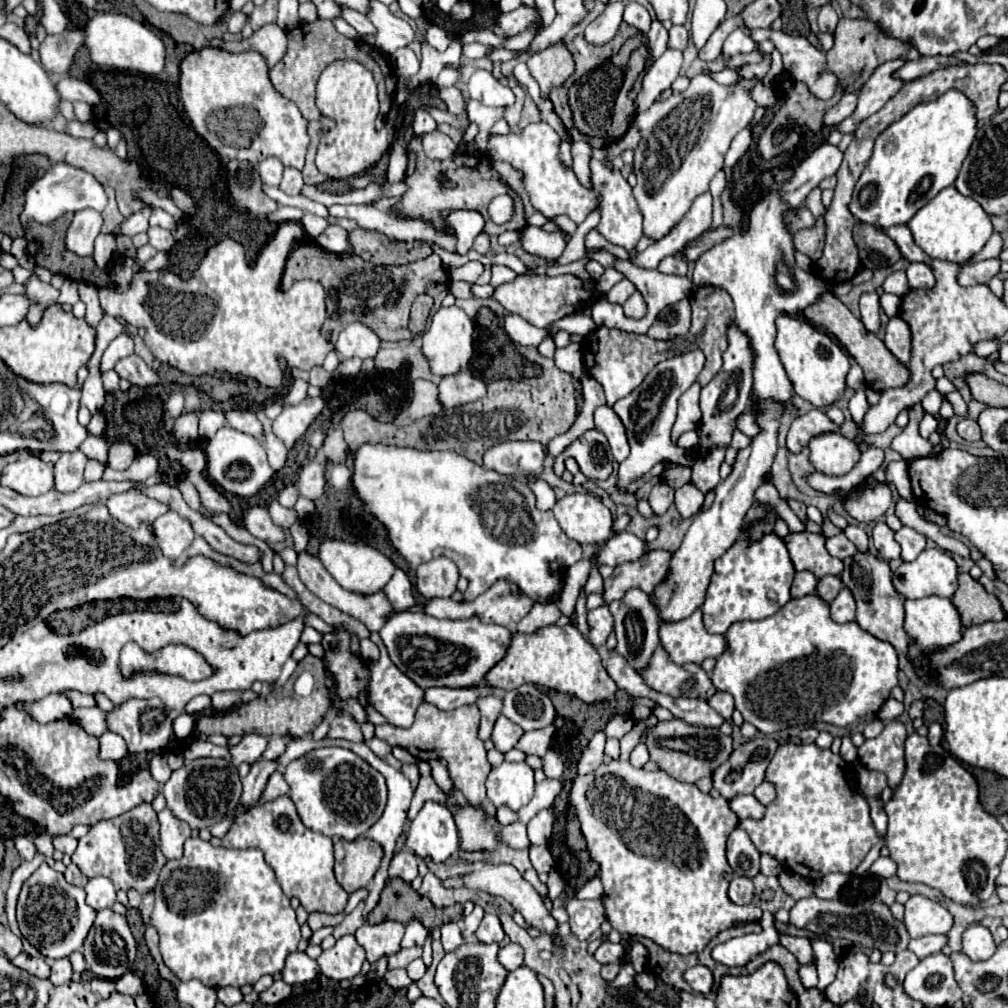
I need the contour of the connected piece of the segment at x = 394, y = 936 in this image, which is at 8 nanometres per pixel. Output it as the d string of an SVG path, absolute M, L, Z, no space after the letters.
M388 920L388 922L376 924L376 926L364 924L362 928L358 928L358 932L354 936L356 936L358 944L366 950L368 962L376 964L380 958L398 954L402 950L400 942L402 942L404 930L406 930L406 924Z

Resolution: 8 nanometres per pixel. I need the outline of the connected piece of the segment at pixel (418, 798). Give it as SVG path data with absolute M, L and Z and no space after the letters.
M420 762L418 768L420 768L422 778L420 778L420 784L418 784L416 792L414 792L414 800L412 800L410 810L408 810L408 822L414 820L414 816L416 816L418 810L422 808L422 804L428 802L428 800L436 800L436 802L442 802L444 806L448 806L446 796L440 792L440 788L436 786L434 778L430 776L430 768L428 768L428 764L426 764L426 762Z

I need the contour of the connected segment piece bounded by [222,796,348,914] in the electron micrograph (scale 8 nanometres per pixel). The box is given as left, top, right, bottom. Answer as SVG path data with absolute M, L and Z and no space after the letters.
M280 796L262 806L250 808L238 816L228 834L222 838L224 848L260 848L266 864L274 870L278 884L288 898L296 896L306 912L340 914L348 902L348 892L334 878L334 854L332 840L320 832L308 830L294 802L288 796Z

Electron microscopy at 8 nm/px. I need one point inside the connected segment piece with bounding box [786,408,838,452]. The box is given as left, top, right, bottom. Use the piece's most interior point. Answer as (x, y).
(814, 422)

